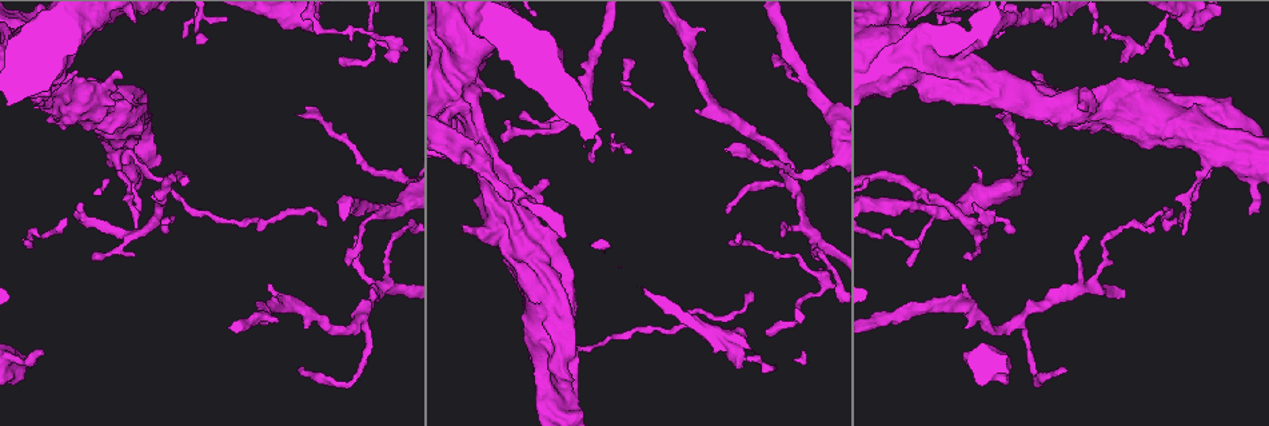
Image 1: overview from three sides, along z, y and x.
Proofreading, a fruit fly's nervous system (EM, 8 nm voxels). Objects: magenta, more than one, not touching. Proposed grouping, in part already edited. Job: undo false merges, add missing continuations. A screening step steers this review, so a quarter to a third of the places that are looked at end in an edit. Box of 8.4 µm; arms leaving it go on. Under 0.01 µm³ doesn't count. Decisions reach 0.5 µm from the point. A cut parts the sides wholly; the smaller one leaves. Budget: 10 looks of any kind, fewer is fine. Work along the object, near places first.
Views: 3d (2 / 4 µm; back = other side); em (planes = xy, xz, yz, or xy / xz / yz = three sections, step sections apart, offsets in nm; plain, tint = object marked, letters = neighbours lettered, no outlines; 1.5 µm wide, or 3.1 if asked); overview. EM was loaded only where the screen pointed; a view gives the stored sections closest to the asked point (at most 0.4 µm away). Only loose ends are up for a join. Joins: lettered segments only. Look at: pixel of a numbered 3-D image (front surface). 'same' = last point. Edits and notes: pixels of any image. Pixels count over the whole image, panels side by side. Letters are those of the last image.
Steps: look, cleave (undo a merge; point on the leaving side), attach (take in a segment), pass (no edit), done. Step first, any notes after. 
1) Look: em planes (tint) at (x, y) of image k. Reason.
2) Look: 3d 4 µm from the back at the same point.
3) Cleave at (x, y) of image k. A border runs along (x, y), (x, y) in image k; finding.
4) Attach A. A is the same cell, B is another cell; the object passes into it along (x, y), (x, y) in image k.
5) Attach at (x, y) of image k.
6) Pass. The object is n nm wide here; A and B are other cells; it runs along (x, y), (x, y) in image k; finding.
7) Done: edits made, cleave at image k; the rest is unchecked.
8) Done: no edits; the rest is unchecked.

Look: 3d 2 µm at (908, 265) of image 1. An open end.

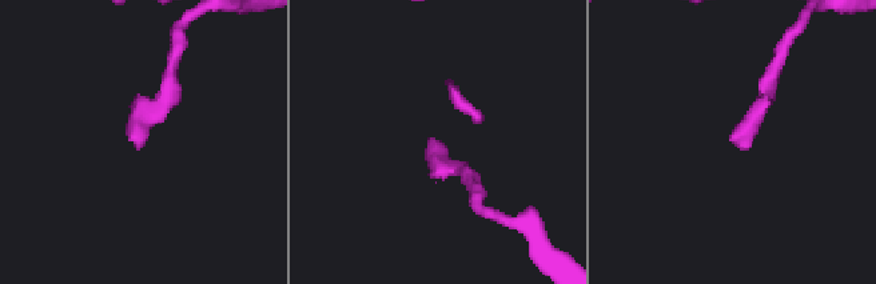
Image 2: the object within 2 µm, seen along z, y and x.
Look: em xy step 8 (tint) at (439, 150) of image 2.

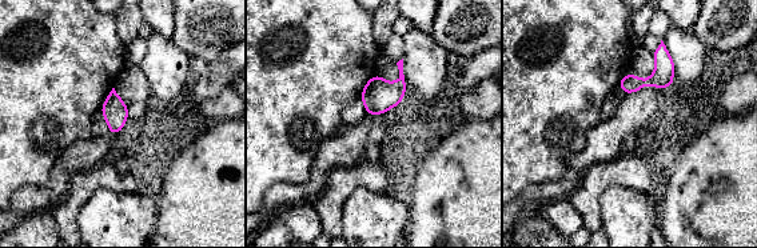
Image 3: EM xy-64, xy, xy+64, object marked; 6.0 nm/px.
Look: em planes (letters) at the same point. Cut it another way.

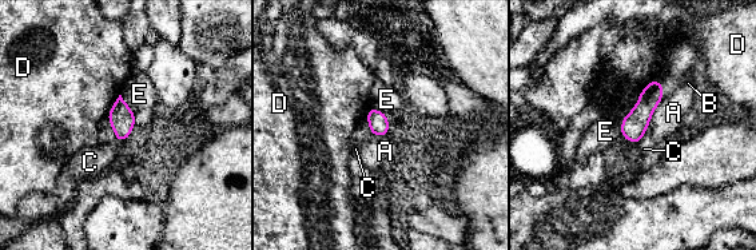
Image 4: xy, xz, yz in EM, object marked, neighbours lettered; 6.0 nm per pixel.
Pass. The object is 120 nm wide here; A, B, C, D and E are other cells; no lettered segment goes on from it.

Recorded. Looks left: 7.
Look: em yz step 8 (tint) at (783, 233) of image 1. An open end.

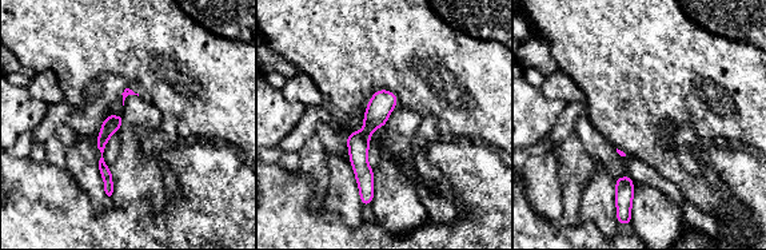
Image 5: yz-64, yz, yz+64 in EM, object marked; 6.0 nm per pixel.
Look: em planes (letters) at the same point. Another direction.

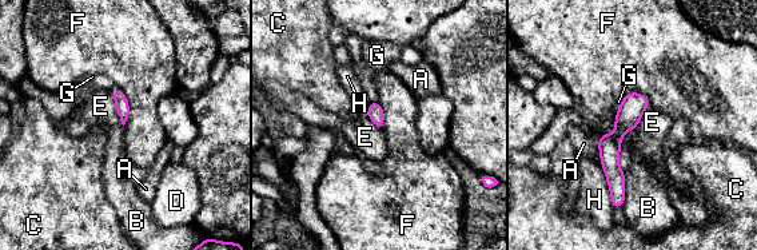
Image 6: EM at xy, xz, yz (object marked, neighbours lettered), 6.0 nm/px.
Pass. The longest contact is with H, 220 nm; A, B, C, D, E, F, G and H are other cells; a border runs along (110, 92), (123, 126) in image 6; none of them fits.

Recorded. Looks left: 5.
Look: em planes (letters) at (697, 108) of image 1. Free end.

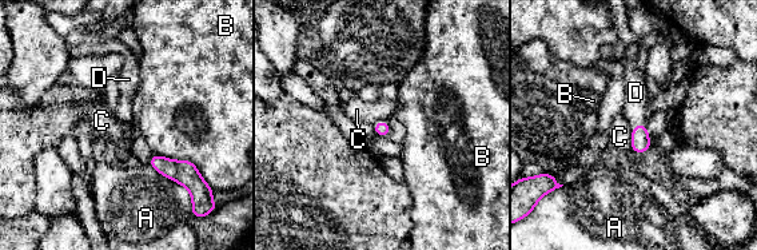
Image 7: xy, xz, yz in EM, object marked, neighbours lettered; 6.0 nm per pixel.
Attach D. D is the same cell, A, B and C are other cells; the object passes into it along (640, 137), (637, 124), (634, 108) in image 7; the neuron continues.

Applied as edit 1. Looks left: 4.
Look: overview. See it whole again.

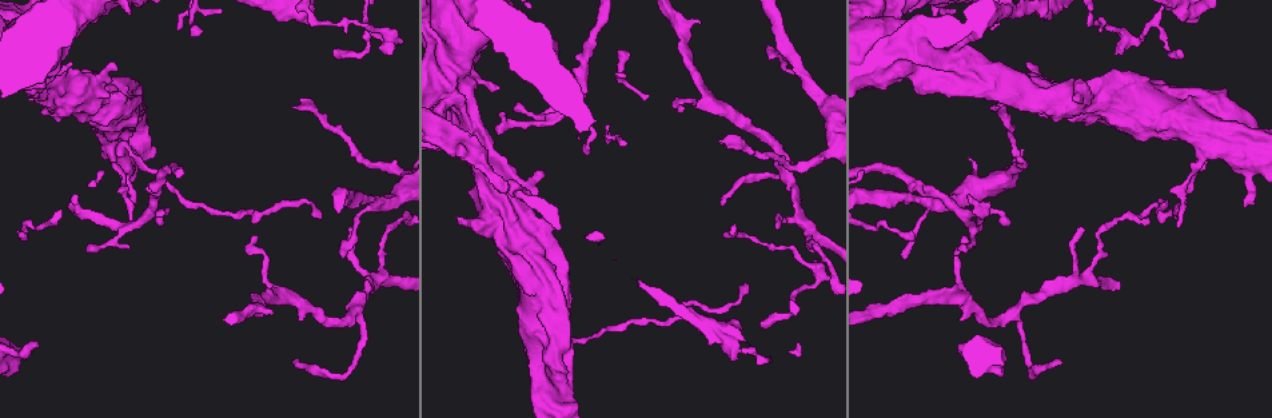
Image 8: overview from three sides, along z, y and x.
Look: 3d 4 µm at (1031, 379) of image 8. Abrupt turn.

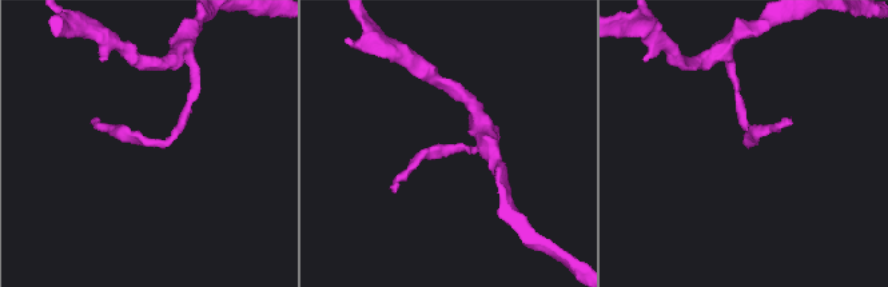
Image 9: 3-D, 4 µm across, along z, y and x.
Look: em planes (letters) at (746, 143) of image 9. Now the EM.

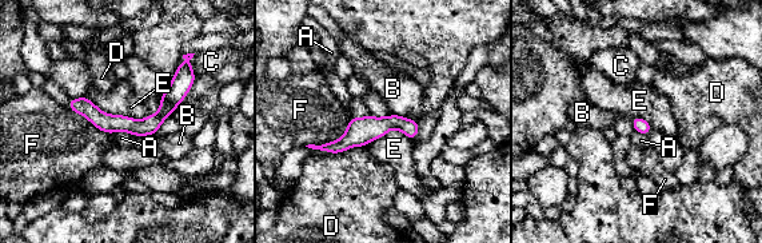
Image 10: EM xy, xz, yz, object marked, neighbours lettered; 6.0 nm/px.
Pass. The longest contact is with E, 420 nm; A, B, C, D, E and F are other cells; one neuron here.

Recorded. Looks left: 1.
Done: edits made, attach at image 7; the rest is unchecked.

